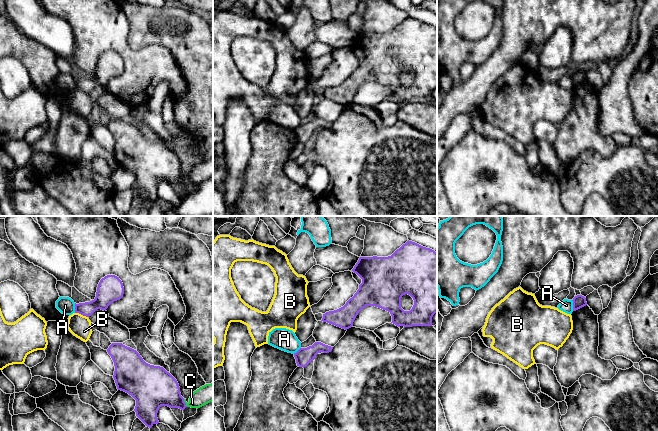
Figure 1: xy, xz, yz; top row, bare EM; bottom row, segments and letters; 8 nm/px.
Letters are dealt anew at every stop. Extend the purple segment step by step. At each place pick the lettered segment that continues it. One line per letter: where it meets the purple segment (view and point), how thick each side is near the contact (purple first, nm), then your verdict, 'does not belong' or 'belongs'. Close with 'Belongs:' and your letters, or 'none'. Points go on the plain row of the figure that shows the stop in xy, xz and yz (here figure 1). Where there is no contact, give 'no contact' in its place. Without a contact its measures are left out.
A: yz (573, 81) | 110/100 nm | does not belong
B: xy (81, 90) | 160/180 nm | does not belong
C: xy (185, 179) | 300/140 nm | does not belong
Belongs: none

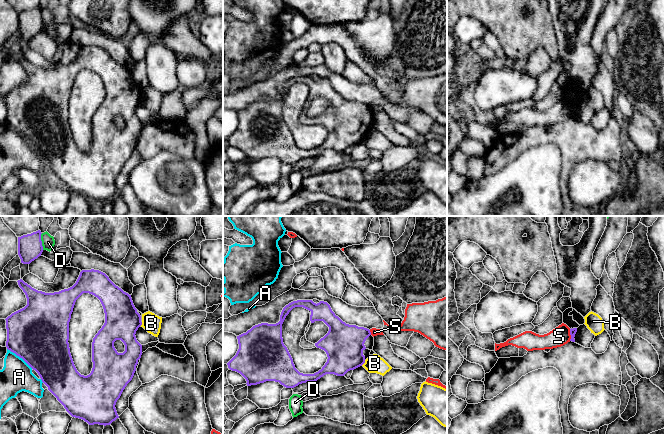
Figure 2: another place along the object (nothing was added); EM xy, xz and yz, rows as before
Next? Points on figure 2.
A: xy (20, 133) | 480/260 nm | does not belong
B: xz (363, 139) | 320/150 nm | does not belong
D: xy (41, 17) | 190/110 nm | does not belong
S: yz (570, 110) | 50/150 nm | does not belong
Belongs: none

